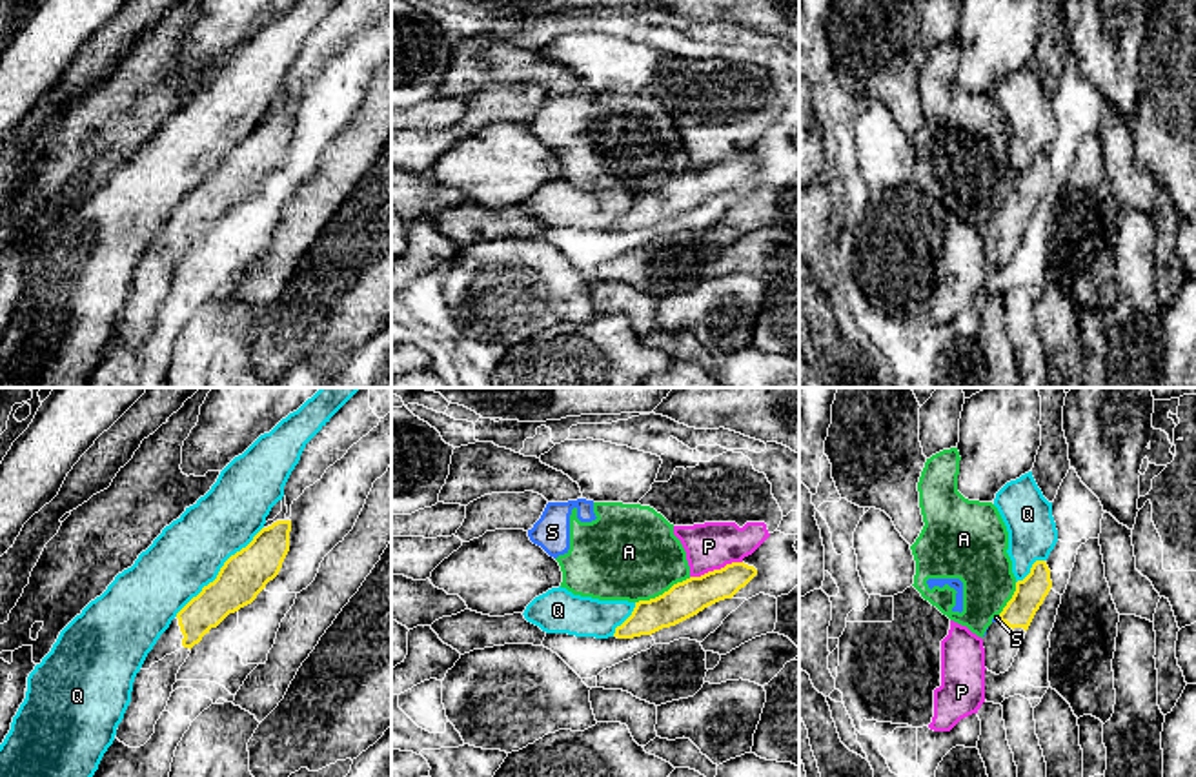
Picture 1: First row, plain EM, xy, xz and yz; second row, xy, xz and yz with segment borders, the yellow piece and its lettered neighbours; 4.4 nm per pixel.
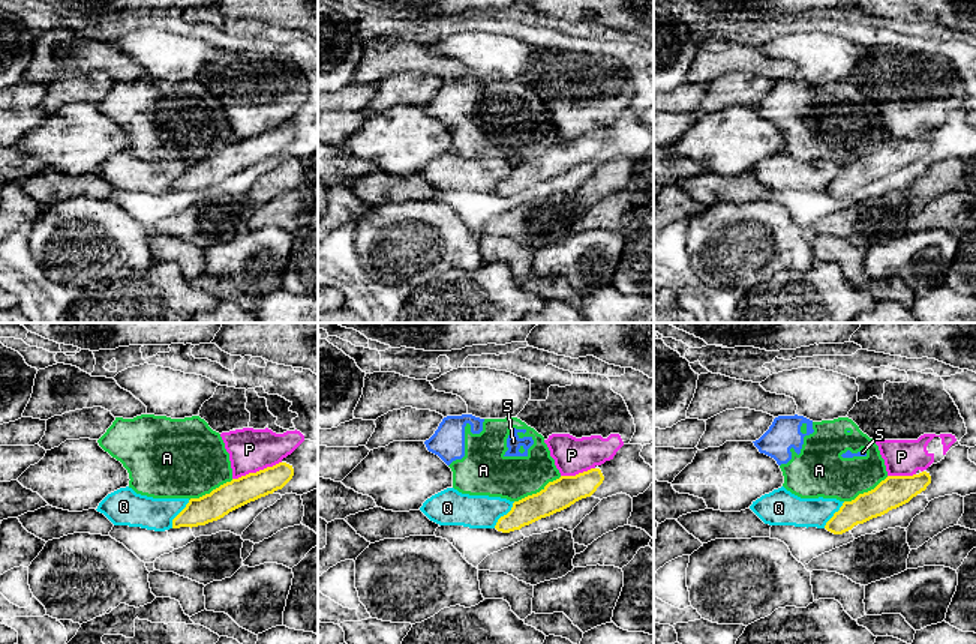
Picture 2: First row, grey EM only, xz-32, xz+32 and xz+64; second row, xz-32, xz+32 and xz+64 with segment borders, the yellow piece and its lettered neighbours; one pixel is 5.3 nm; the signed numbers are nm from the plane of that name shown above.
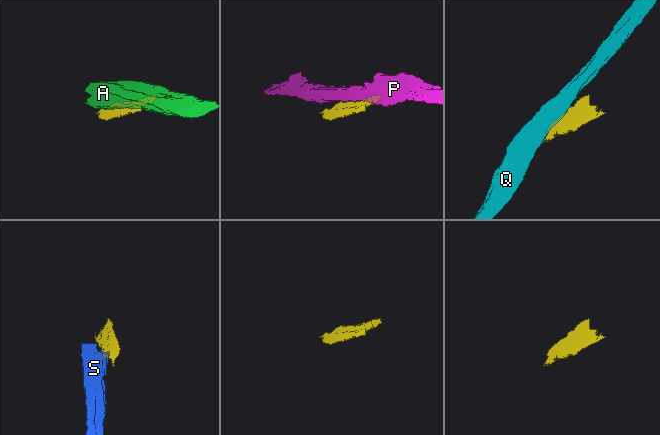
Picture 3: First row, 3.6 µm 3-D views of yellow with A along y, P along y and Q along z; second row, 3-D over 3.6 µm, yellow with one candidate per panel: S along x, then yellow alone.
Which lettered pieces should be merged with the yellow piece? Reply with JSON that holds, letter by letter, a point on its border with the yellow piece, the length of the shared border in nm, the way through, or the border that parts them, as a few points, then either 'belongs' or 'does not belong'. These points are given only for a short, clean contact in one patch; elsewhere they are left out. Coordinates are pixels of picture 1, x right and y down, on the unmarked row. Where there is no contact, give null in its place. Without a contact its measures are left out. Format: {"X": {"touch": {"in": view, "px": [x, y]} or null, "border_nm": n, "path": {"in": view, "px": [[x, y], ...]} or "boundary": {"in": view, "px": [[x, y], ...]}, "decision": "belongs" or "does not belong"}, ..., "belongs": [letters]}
{"A": {"touch": {"in": "xz", "px": [665, 184]}, "border_nm": 280, "decision": "does not belong"}, "P": {"touch": {"in": "xz", "px": [716, 162]}, "border_nm": 240, "decision": "does not belong"}, "Q": {"touch": {"in": "xy", "px": [221, 162]}, "border_nm": 550, "decision": "does not belong"}, "S": {"touch": {"in": "yz", "px": [998, 211]}, "border_nm": 40, "boundary": {"in": "yz", "px": [[1000, 208], [994, 213]]}, "decision": "does not belong"}, "belongs": []}

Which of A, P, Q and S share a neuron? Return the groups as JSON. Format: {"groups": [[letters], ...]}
{"groups": [["A", "S"], ["P"], ["Q"]]}

